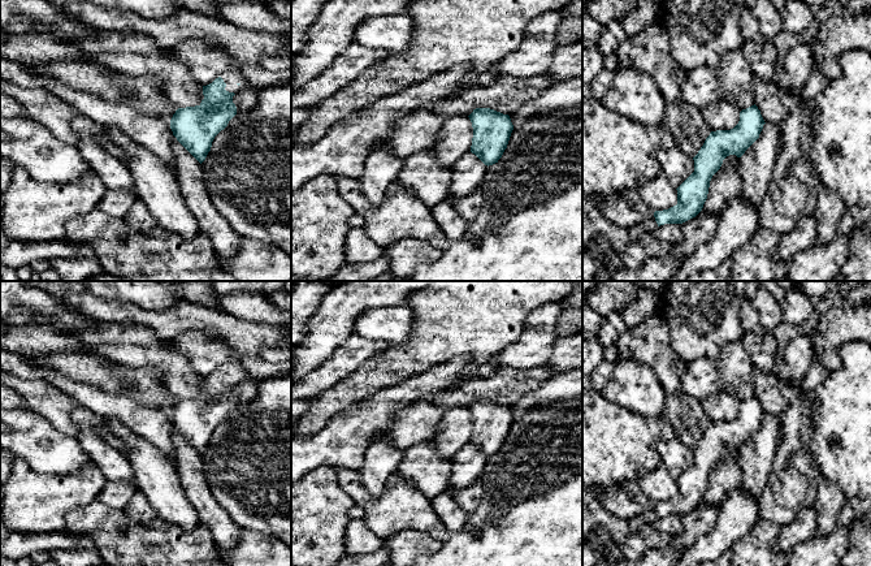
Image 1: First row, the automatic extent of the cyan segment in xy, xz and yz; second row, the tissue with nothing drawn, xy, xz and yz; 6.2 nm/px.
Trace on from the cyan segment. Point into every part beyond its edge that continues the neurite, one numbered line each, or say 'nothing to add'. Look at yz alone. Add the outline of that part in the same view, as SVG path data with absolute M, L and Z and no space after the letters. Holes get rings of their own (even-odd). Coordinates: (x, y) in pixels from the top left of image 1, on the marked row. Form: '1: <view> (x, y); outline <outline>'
1: yz (614, 207); outline M621 194L608 196L592 195L589 198L607 220L625 229L642 224L649 232L653 232L658 226L655 217L642 216L623 199Z

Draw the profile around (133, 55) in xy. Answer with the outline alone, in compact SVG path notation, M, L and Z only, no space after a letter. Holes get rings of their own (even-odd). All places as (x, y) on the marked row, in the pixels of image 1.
M99 31L66 39L79 61L105 66L121 75L153 79L168 100L178 109L200 105L203 86L188 64L173 48L159 47L143 34Z

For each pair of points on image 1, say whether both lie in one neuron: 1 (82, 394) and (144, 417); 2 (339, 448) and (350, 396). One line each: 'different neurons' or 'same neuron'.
1: same neuron
2: different neurons

